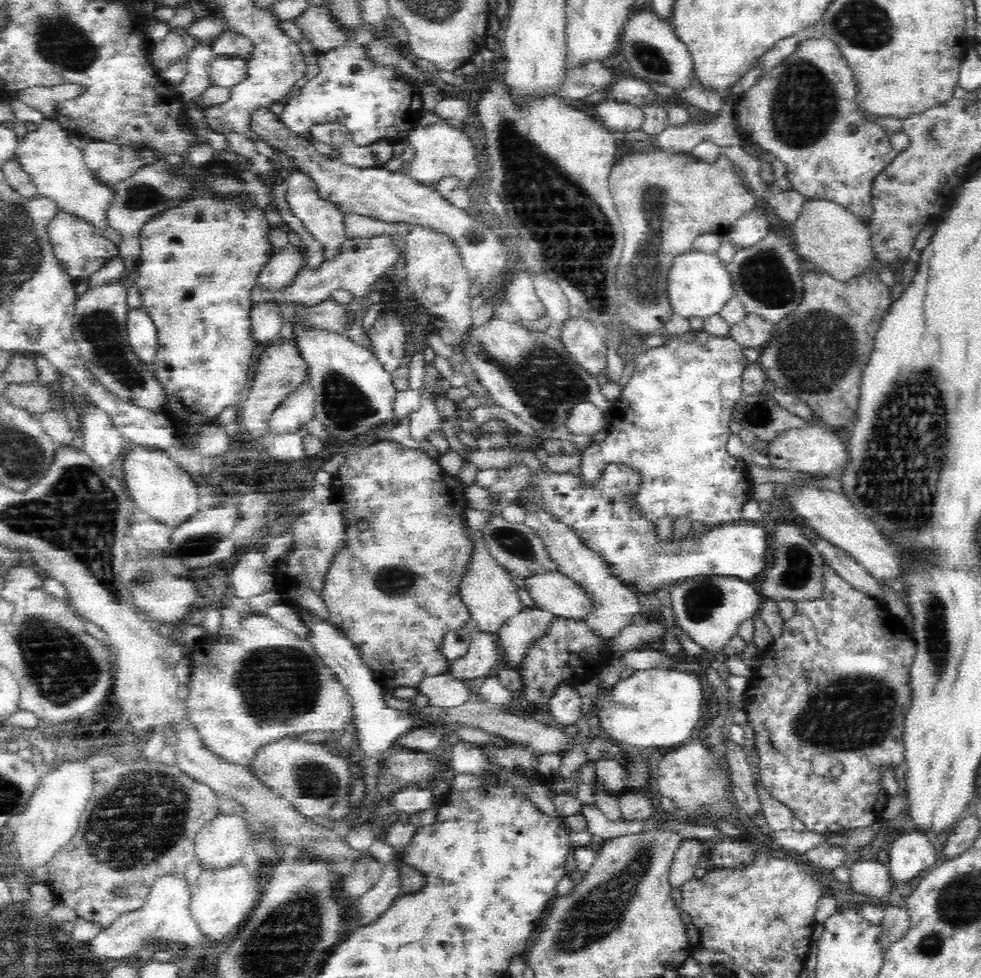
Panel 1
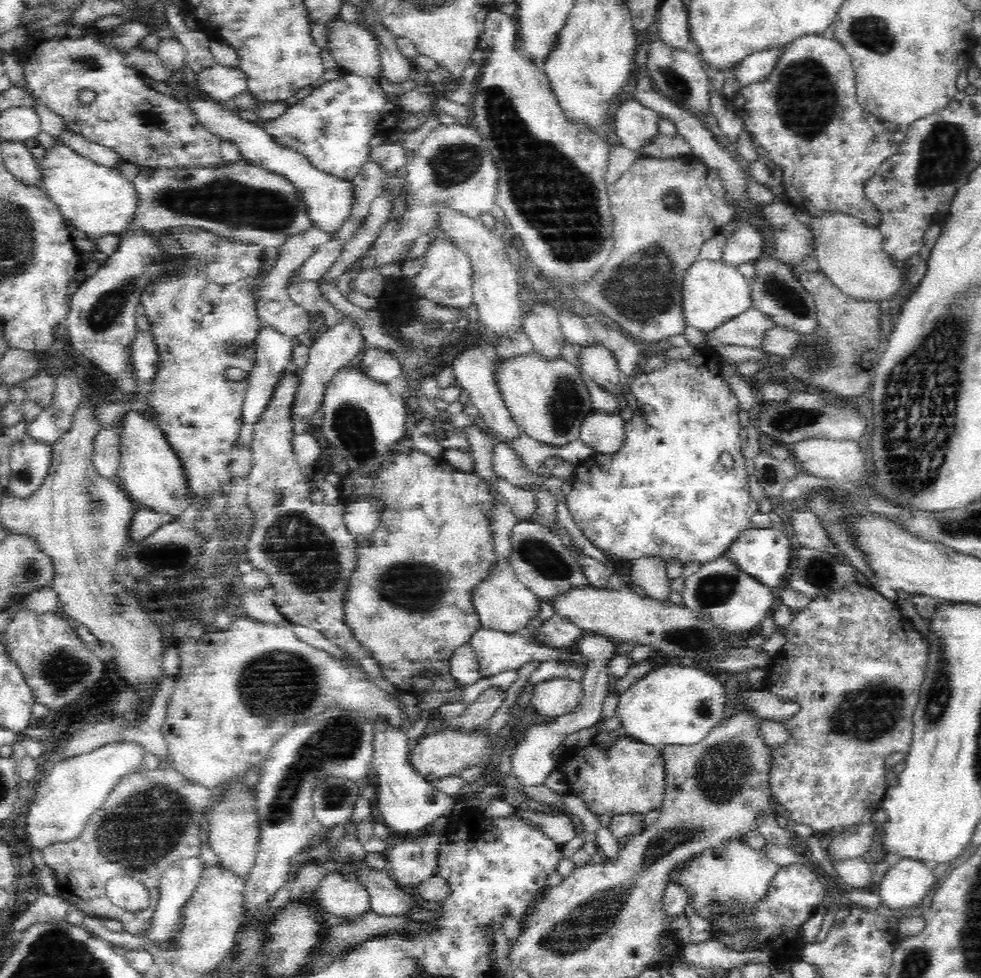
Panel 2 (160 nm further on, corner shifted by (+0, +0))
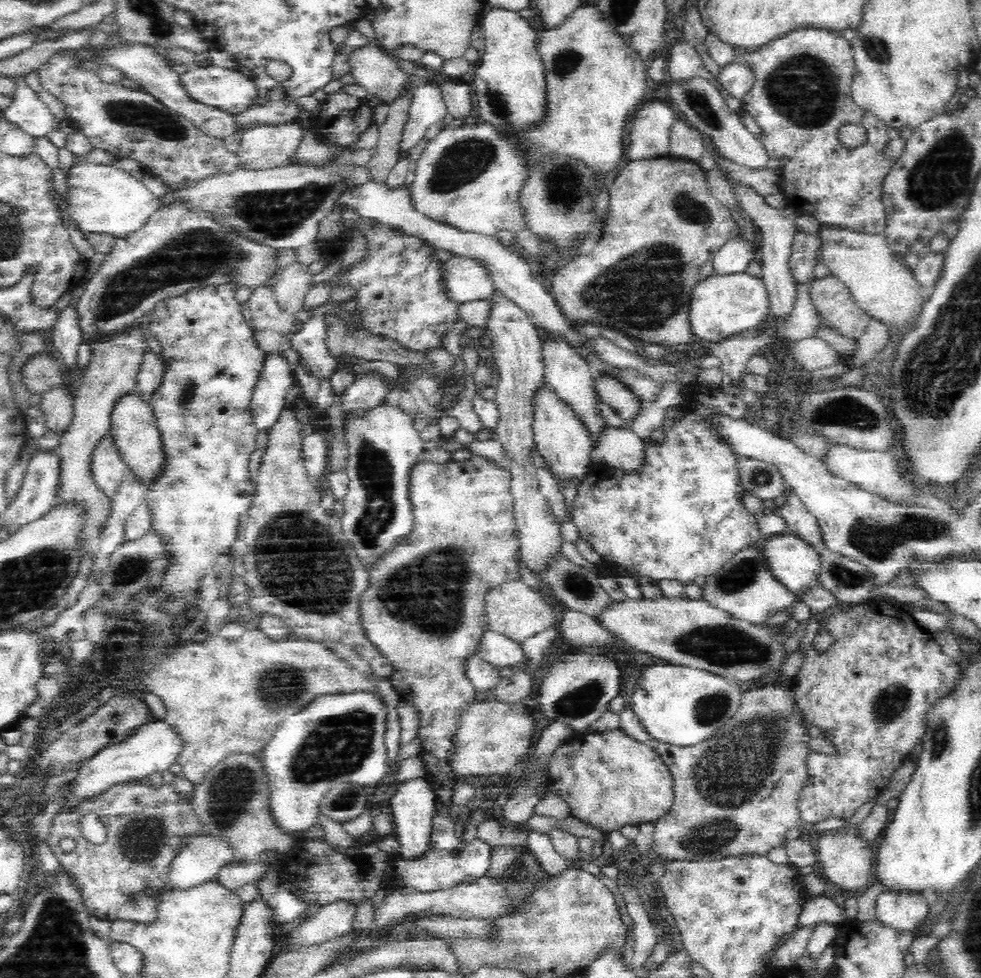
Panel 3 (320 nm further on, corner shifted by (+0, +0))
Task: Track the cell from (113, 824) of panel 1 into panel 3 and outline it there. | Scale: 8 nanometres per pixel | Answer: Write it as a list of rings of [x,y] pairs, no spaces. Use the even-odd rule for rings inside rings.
[[[144,781],[125,783],[124,785],[110,786],[108,790],[84,798],[78,806],[64,806],[53,817],[53,824],[46,842],[54,851],[55,857],[71,877],[77,882],[85,898],[85,905],[91,914],[100,920],[119,921],[133,920],[134,922],[152,922],[156,918],[156,901],[147,898],[145,889],[163,890],[168,887],[168,874],[173,858],[182,846],[184,838],[193,833],[205,833],[201,822],[194,813],[190,798],[181,796],[174,791],[173,785],[164,784],[159,790]],[[89,812],[98,814],[108,830],[107,841],[96,845],[86,840],[79,828],[80,817]],[[64,838],[72,838],[76,842],[74,849],[67,853],[62,849],[60,842]]]

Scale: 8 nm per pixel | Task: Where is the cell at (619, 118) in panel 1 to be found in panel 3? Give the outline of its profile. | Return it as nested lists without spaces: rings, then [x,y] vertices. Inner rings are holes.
[[[660,100],[647,101],[642,110],[632,118],[628,160],[664,157],[669,155],[672,126],[677,118],[671,103]]]

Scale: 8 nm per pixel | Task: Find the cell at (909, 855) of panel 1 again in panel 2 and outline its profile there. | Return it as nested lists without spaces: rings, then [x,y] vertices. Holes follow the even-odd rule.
[[[902,859],[881,879],[880,904],[897,912],[912,910],[922,904],[934,883],[934,874],[928,866],[920,861]]]

